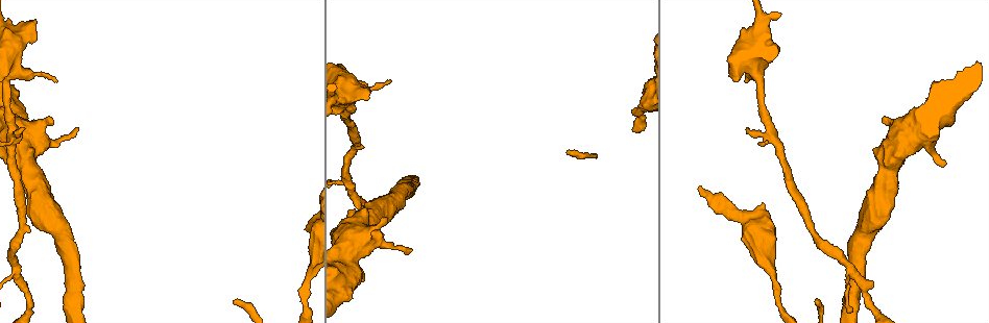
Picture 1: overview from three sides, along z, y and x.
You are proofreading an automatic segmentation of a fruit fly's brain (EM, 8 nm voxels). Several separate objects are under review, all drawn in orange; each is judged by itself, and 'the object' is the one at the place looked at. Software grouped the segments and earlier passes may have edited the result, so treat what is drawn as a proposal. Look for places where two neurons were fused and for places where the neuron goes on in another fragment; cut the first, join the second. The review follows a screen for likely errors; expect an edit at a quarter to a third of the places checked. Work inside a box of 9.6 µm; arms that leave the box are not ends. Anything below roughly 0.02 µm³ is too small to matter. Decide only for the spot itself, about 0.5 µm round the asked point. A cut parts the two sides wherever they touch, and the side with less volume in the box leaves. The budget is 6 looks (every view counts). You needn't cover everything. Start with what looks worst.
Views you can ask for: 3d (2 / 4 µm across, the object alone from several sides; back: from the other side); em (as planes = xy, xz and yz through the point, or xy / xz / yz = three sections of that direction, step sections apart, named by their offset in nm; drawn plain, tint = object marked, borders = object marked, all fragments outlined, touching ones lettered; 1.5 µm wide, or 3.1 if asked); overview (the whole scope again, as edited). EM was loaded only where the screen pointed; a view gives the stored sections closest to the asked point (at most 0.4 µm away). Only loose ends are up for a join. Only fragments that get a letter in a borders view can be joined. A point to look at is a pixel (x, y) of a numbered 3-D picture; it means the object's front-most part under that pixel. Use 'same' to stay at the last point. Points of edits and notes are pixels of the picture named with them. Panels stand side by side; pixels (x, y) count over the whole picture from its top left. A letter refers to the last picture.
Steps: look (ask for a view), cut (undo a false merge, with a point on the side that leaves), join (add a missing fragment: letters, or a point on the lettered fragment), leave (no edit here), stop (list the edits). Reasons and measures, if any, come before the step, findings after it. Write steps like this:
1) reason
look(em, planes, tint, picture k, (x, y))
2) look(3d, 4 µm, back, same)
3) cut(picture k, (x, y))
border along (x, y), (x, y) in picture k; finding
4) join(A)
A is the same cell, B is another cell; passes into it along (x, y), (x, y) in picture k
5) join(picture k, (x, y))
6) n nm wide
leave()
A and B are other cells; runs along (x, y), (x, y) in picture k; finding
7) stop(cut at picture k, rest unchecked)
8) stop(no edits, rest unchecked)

branch stops here
look(3d, 2 µm, picture 1, (391, 80))

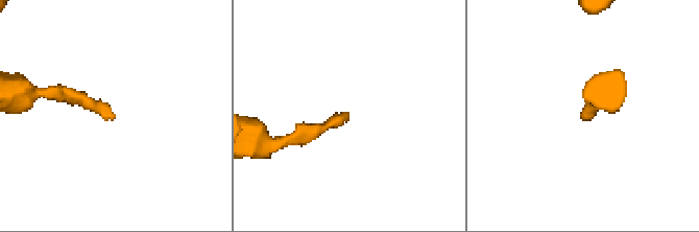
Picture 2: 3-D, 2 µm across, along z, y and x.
look(em, planes, borders, picture 2, (347, 116))

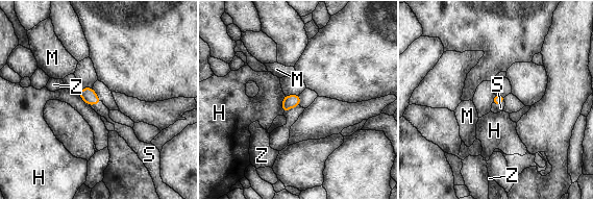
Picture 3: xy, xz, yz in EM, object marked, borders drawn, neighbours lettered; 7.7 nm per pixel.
join(picture 3, (101, 109))
S is the same cell, H, M and Z are other cells; passes into it along (89, 96), (95, 104), (101, 109) in picture 3; it goes on there

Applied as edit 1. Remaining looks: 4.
see it whole again
look(overview)

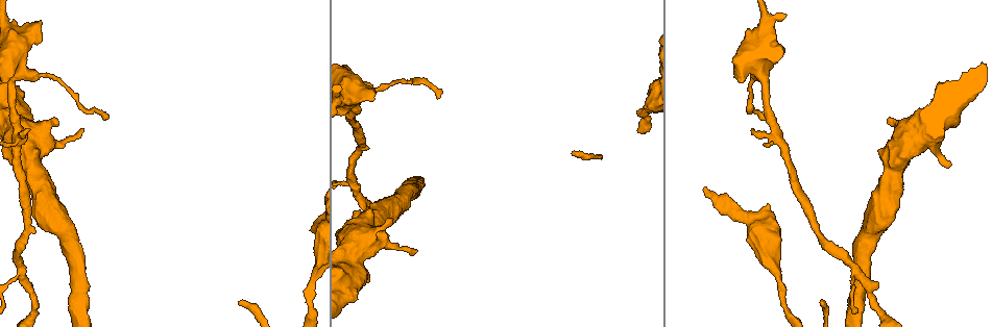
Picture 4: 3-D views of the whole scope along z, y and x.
calibre changes
look(em, planes, borders, picture 4, (314, 277))

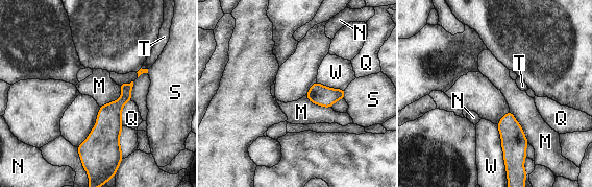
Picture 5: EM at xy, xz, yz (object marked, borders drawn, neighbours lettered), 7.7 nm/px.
W touches over 320 nm
leave()
M, N, Q, S, T and W are other cells; border along (496, 124), (506, 164) in picture 5; one neuron here

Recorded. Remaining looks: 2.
stop(join at picture 3, rest unchecked)

